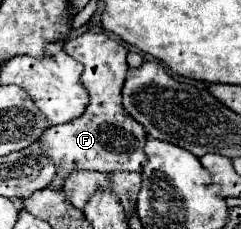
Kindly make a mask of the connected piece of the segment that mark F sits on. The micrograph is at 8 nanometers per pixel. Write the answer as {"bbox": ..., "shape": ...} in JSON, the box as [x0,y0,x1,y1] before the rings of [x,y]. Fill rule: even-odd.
{"bbox":[40,32,146,188],"shape":[[[86,32],[78,38],[64,42],[64,50],[74,60],[84,64],[82,84],[90,92],[90,104],[80,118],[68,124],[52,126],[40,136],[44,152],[52,158],[52,162],[58,168],[58,178],[54,178],[50,188],[62,188],[66,174],[70,174],[72,170],[96,170],[108,174],[118,170],[140,172],[146,162],[146,134],[144,128],[132,118],[128,118],[128,114],[122,108],[122,84],[128,72],[126,46],[122,46],[106,34]]]}

